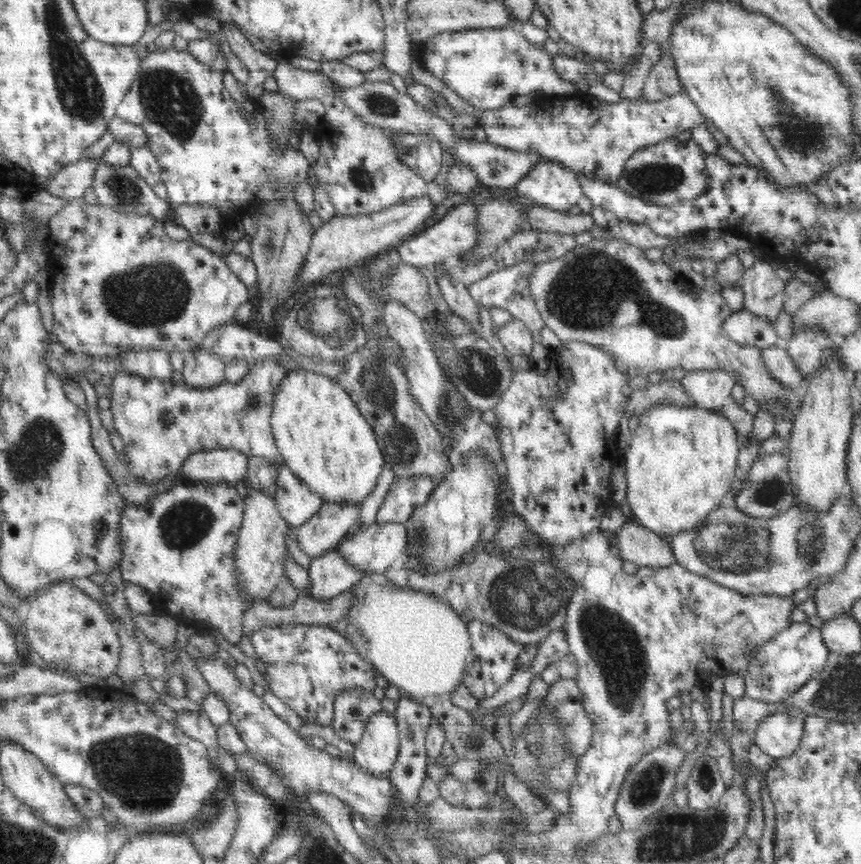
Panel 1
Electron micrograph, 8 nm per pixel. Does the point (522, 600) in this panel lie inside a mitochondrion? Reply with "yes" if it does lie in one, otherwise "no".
yes

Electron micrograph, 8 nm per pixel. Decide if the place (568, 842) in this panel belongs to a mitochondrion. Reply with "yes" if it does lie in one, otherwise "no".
no

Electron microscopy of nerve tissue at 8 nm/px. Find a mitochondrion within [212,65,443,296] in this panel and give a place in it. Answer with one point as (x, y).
(381, 104)

